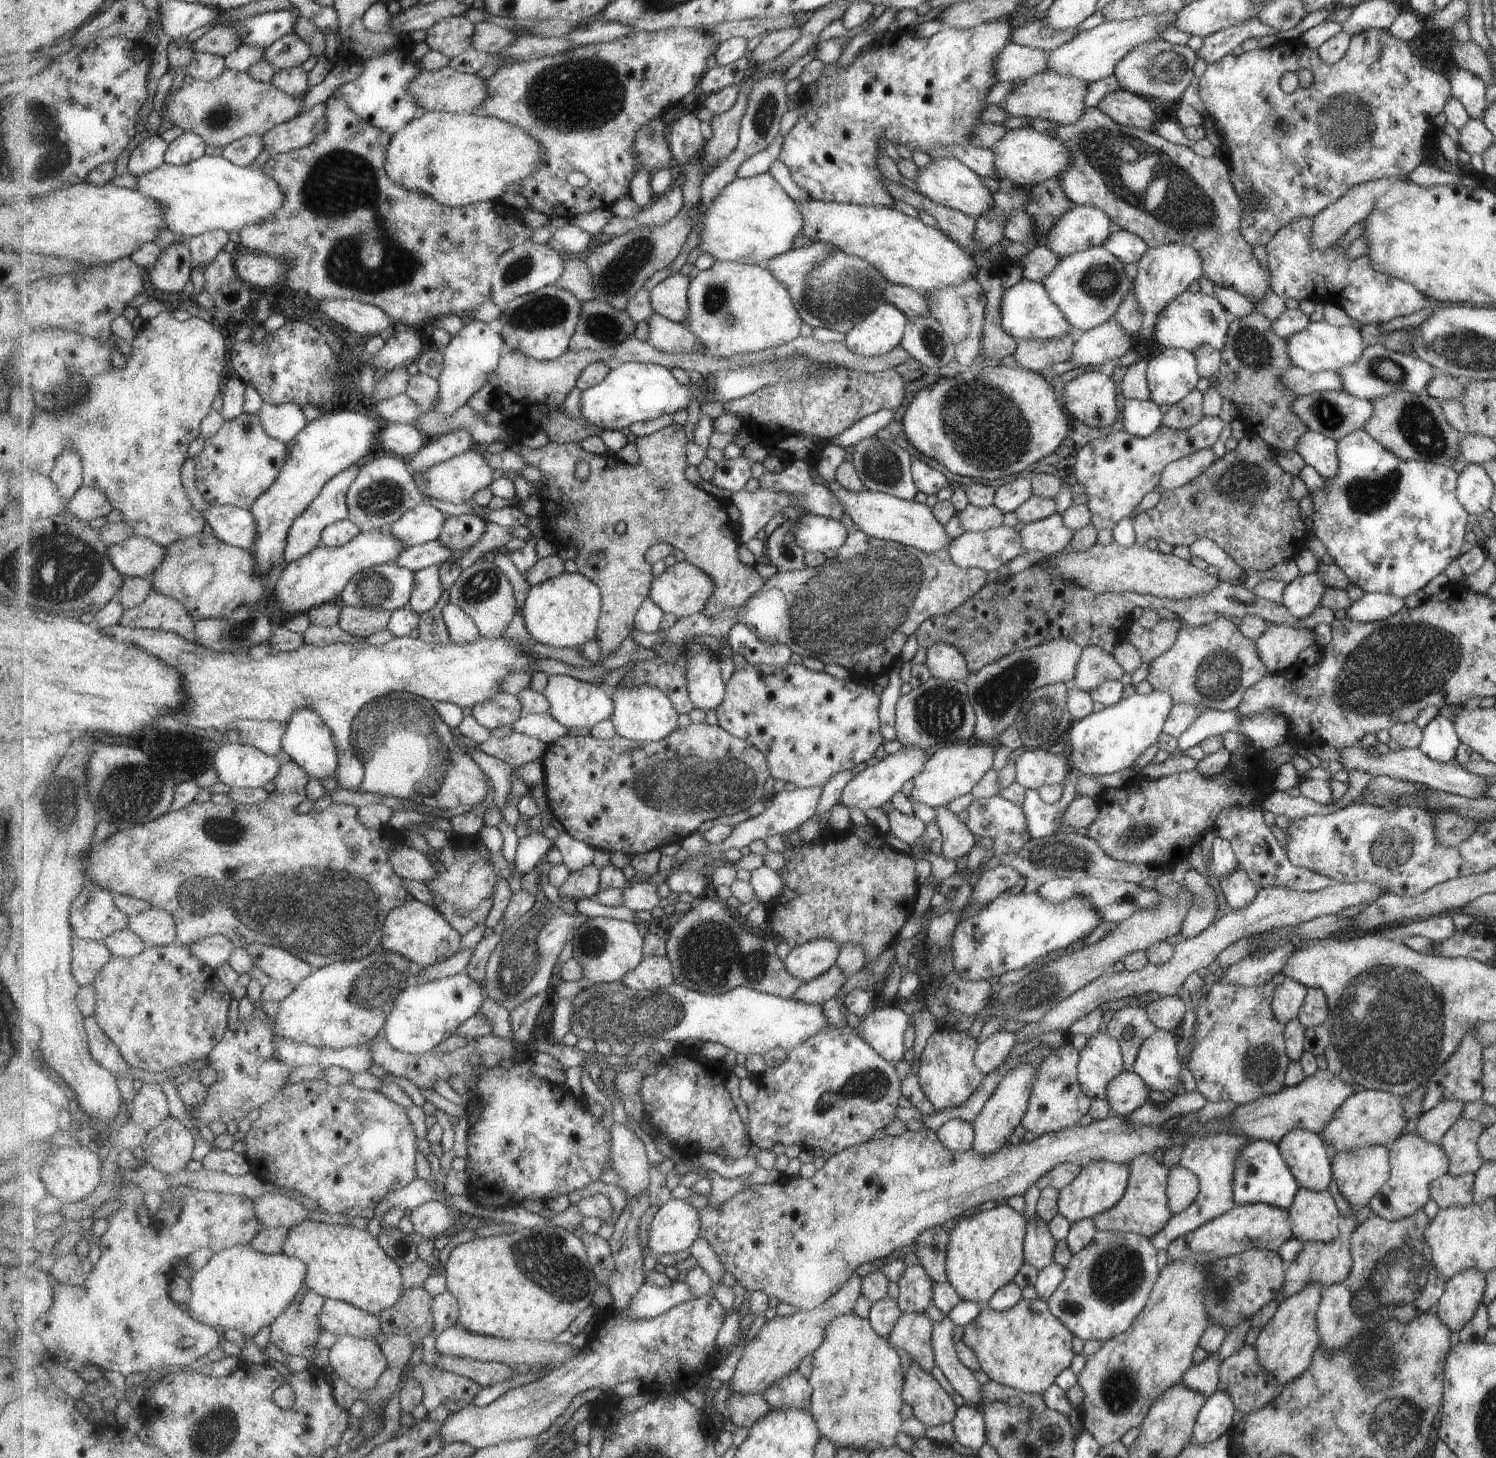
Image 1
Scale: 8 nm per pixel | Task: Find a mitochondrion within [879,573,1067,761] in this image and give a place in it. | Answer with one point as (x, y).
(997, 695)

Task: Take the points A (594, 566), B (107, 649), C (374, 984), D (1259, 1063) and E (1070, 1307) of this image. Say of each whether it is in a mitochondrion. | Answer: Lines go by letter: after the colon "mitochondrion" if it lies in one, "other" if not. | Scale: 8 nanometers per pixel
A: other
B: other
C: mitochondrion
D: mitochondrion
E: mitochondrion

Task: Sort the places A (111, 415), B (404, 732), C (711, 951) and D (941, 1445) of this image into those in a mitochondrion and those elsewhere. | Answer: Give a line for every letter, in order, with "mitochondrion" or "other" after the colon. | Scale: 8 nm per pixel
A: mitochondrion
B: mitochondrion
C: mitochondrion
D: other

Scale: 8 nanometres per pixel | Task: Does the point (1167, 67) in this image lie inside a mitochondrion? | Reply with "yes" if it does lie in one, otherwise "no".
yes

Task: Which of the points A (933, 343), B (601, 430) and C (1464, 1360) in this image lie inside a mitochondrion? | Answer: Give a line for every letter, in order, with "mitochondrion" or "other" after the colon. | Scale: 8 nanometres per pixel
A: mitochondrion
B: other
C: other

